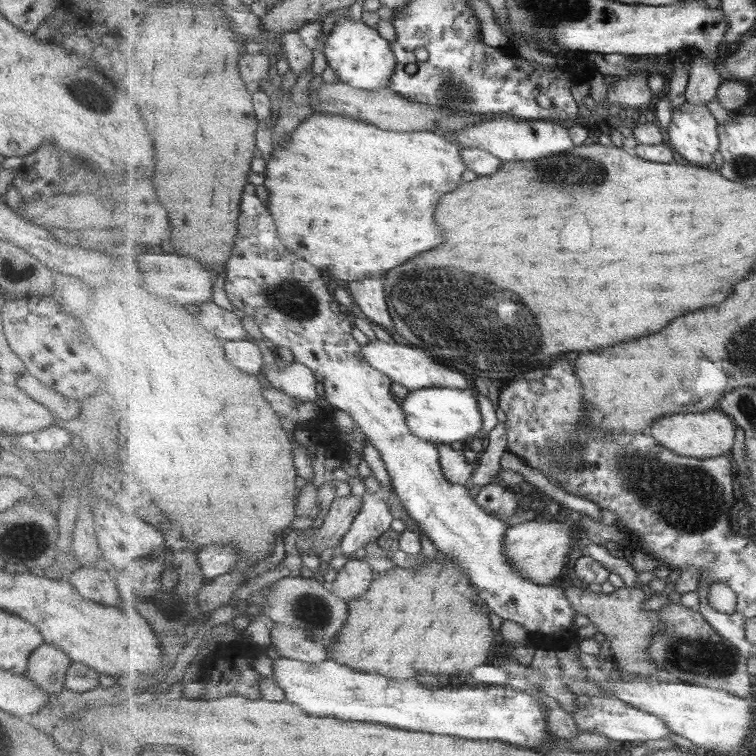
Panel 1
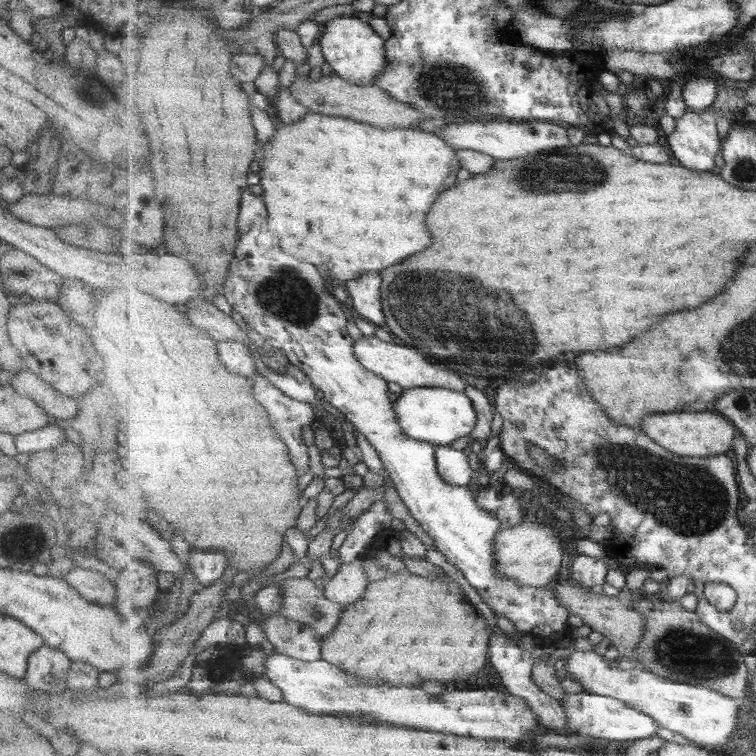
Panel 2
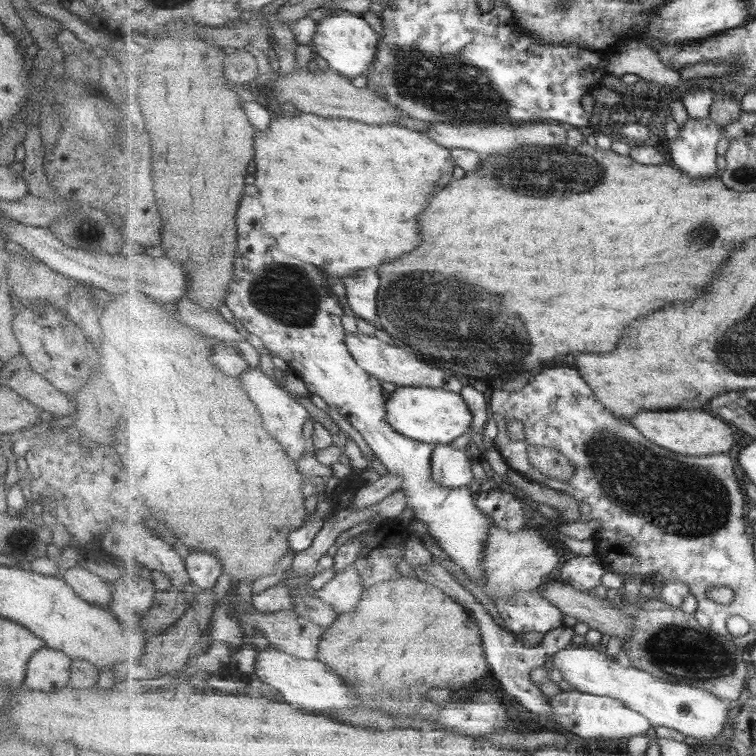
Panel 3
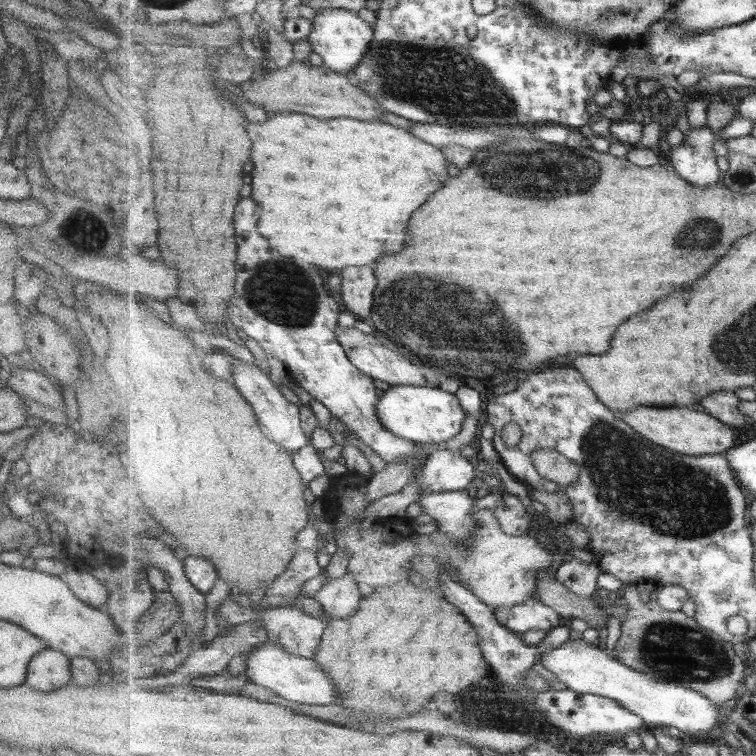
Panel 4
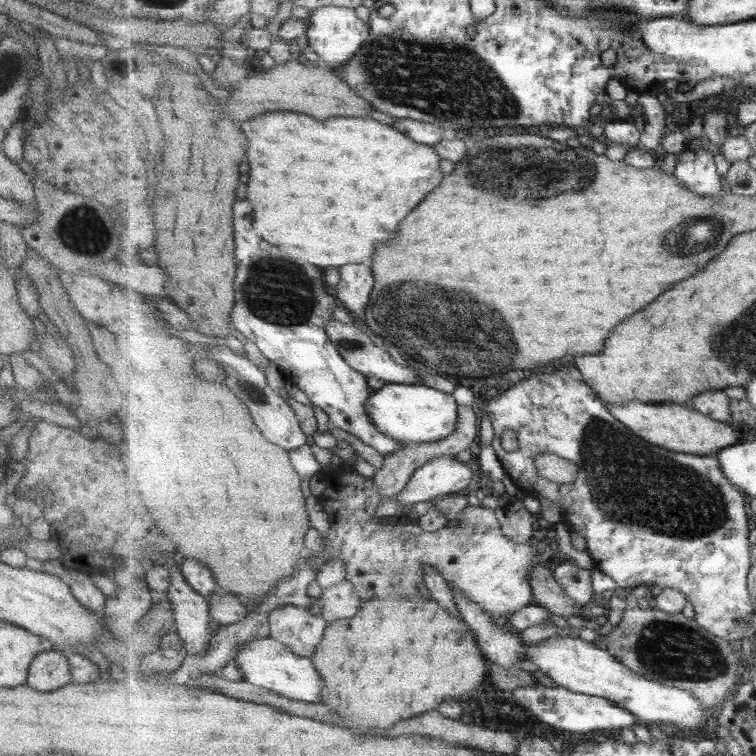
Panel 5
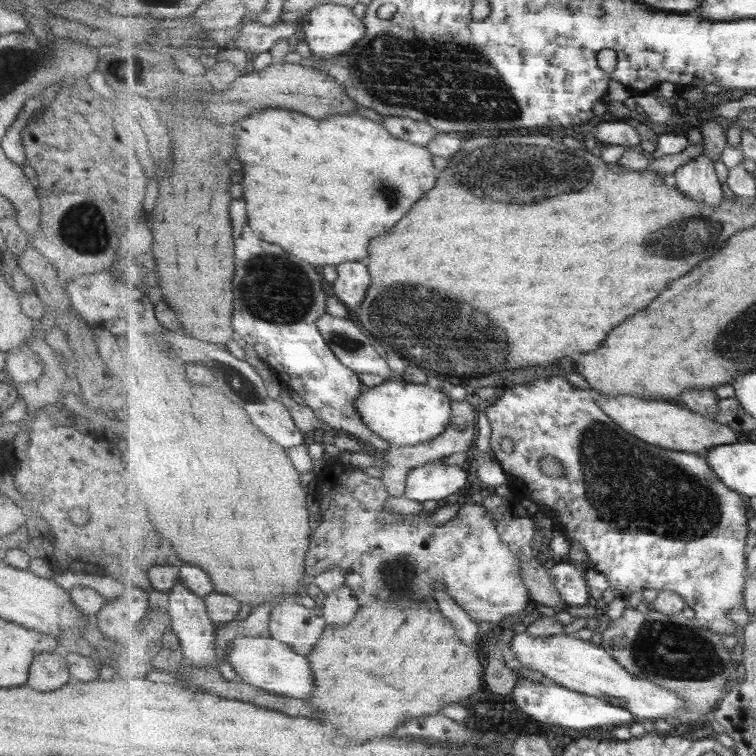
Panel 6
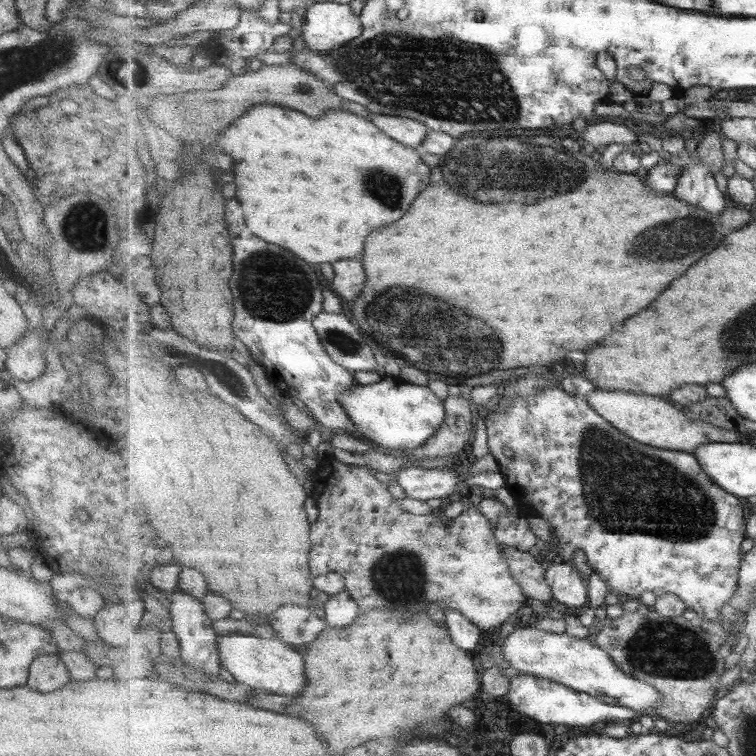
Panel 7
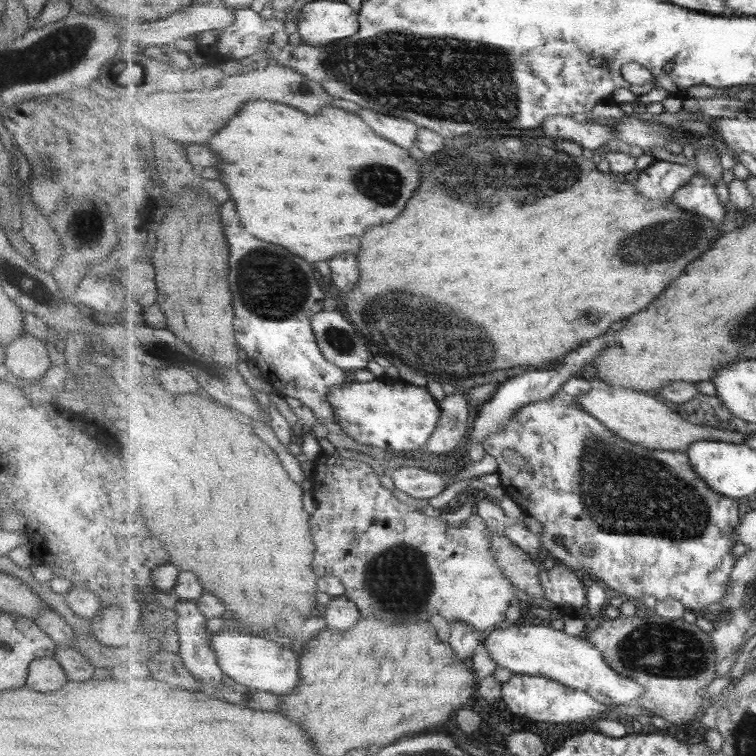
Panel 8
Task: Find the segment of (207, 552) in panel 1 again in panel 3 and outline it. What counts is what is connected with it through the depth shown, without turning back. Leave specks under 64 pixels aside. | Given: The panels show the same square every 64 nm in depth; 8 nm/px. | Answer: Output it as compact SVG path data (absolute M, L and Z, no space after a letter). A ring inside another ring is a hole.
M193 550L186 557L186 567L191 581L199 591L211 589L223 574L223 567L219 558L212 553Z

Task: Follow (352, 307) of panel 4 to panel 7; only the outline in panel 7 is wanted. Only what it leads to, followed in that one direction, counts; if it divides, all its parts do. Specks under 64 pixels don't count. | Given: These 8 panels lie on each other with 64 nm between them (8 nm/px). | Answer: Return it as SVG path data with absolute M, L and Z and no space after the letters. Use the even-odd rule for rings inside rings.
M341 260L332 265L334 278L333 291L345 299L349 304L361 294L361 290L367 284L367 274L363 263L359 260Z

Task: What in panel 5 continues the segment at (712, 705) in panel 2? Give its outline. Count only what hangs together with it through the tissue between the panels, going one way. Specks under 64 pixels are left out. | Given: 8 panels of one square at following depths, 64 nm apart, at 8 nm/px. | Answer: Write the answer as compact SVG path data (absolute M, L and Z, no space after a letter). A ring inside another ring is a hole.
M578 636L549 637L541 640L537 644L525 643L521 640L521 645L525 647L525 660L533 662L539 670L544 671L558 686L572 690L573 692L591 695L601 698L606 698L613 701L617 706L627 709L633 713L639 720L640 724L646 723L660 723L673 725L677 730L681 728L701 728L707 724L711 716L711 712L703 708L701 701L687 690L683 690L675 686L667 686L665 684L657 683L654 680L641 676L632 671L628 665L624 665L616 656L613 656L608 649L602 650L593 645L592 642L585 642Z

